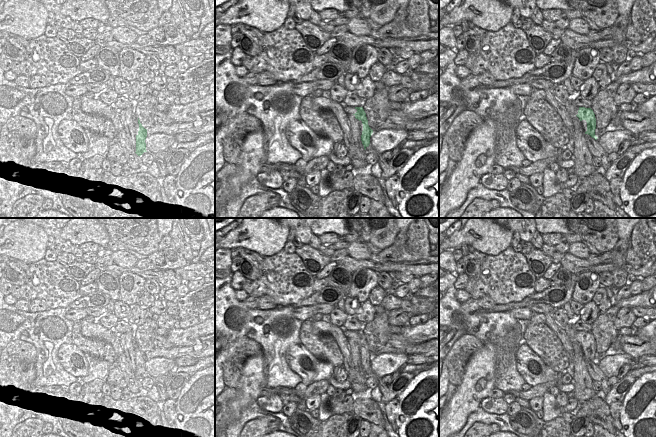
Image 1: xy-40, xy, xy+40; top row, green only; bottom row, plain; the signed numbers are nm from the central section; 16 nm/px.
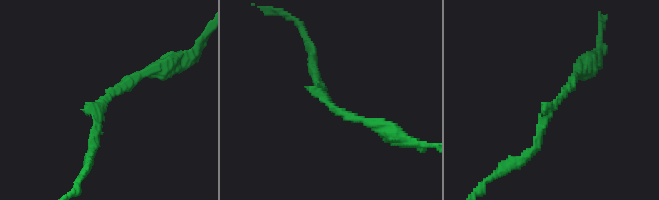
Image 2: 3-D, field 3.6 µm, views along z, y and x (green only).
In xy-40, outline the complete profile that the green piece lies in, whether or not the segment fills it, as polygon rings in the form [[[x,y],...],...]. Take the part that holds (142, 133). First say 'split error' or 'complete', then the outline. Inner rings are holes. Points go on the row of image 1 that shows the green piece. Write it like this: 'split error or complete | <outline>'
complete | [[[138,118],[138,124],[139,124],[139,131],[136,135],[136,154],[138,156],[141,156],[146,151],[146,137],[147,137],[147,129],[145,129],[142,124],[140,123],[140,120]]]

